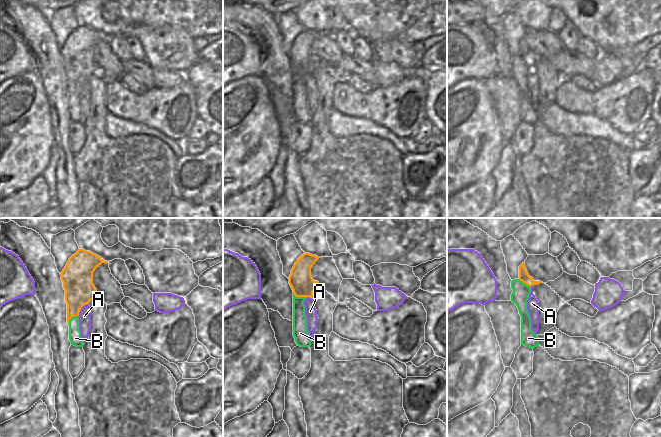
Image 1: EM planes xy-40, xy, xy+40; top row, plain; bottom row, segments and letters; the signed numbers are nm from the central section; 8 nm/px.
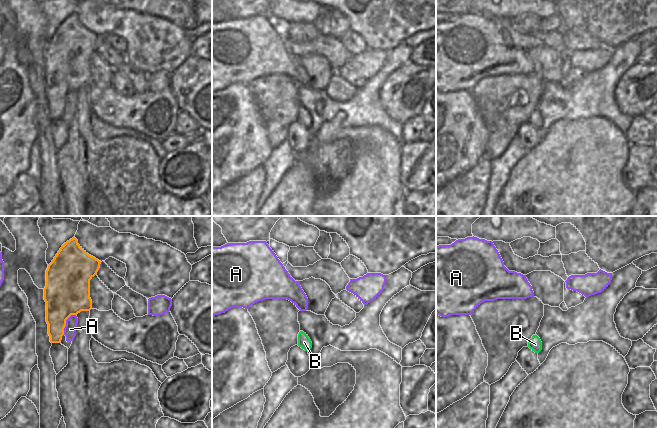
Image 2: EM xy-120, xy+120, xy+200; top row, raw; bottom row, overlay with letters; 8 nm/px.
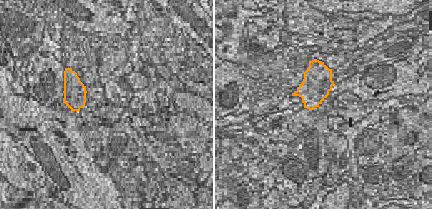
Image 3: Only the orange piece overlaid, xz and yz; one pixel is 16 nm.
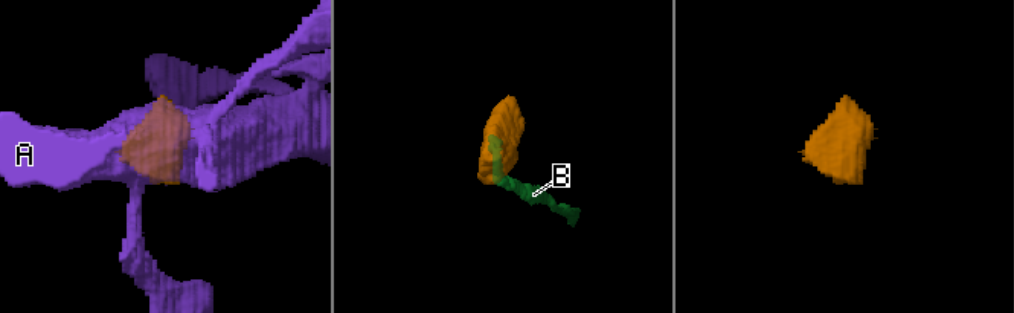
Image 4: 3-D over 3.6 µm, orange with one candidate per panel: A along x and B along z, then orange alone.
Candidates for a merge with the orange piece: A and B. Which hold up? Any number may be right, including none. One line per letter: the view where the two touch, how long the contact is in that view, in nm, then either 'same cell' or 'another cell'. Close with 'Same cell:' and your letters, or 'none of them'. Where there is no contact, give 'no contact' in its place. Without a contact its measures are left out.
A: contact in xy-40; length 130 nm; another cell
B: contact in xy-40; length 110 nm; same cell
Same cell: B

